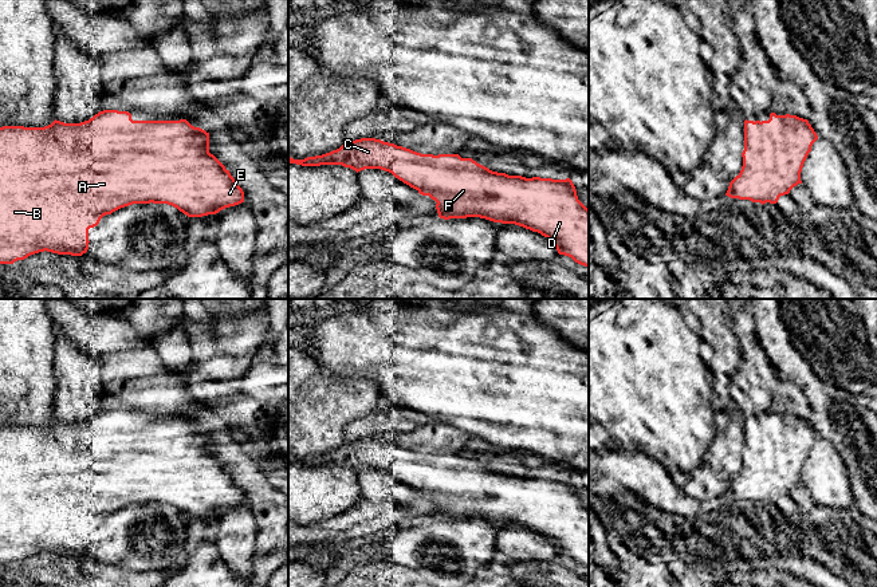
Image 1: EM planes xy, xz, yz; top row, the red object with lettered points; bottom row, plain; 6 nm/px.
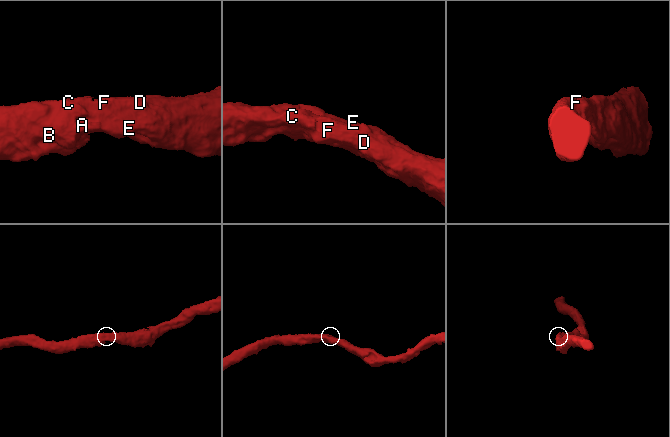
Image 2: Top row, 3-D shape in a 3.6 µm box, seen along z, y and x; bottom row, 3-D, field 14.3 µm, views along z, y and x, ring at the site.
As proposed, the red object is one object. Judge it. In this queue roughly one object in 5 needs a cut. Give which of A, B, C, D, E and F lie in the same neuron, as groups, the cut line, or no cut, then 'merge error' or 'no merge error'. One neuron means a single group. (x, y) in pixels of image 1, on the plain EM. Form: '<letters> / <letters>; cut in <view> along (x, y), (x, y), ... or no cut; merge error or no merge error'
A B C D E F; no cut; no merge error

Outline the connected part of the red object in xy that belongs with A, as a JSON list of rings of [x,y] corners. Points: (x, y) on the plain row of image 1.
[[[103,410],[80,423],[64,423],[55,419],[44,428],[0,428],[0,564],[13,564],[17,560],[24,560],[44,551],[58,555],[82,556],[89,549],[89,529],[97,527],[103,516],[133,504],[150,503],[172,505],[188,517],[202,517],[244,503],[244,492],[236,484],[229,470],[209,453],[209,433],[192,426],[186,419],[133,421],[131,414],[127,411]]]

